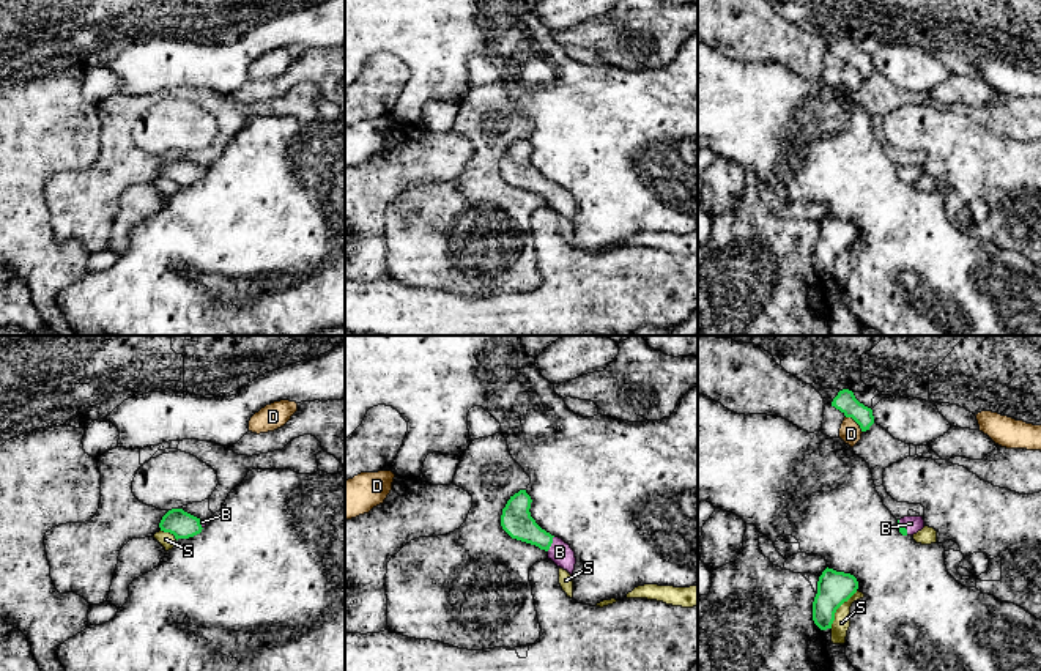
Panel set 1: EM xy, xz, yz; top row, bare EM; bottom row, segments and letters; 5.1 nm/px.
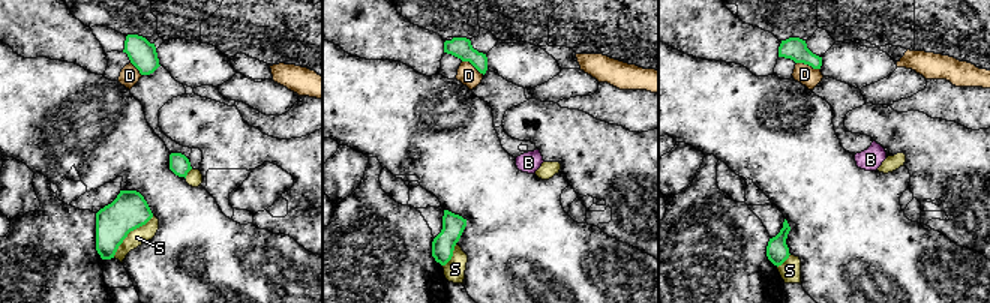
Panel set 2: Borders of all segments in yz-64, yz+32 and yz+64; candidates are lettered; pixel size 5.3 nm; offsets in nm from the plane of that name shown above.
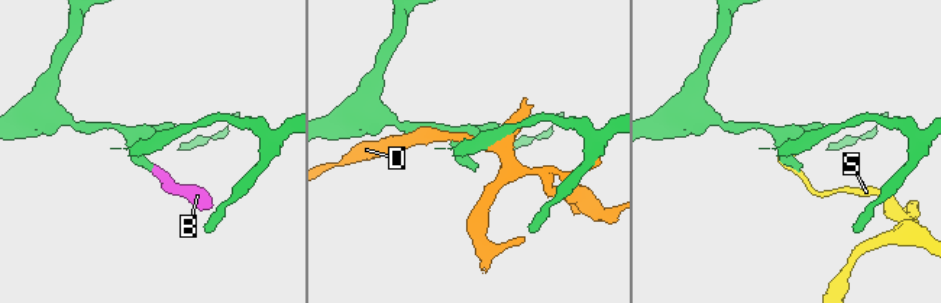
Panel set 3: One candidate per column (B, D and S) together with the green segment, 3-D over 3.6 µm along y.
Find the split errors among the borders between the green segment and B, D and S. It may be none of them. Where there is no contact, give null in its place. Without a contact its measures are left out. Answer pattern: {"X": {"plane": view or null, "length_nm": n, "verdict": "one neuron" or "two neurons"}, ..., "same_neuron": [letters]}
{"B": {"plane": "xz", "length_nm": 90, "verdict": "one neuron"}, "D": {"plane": "yz", "length_nm": 120, "verdict": "two neurons"}, "S": {"plane": "yz", "length_nm": 240, "verdict": "two neurons"}, "same_neuron": ["B"]}

